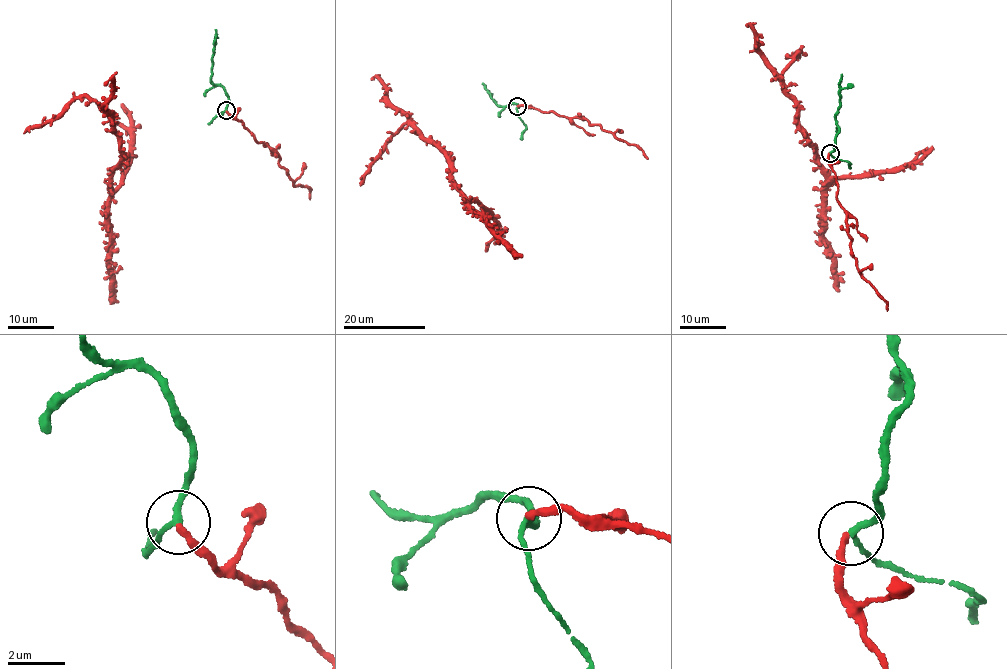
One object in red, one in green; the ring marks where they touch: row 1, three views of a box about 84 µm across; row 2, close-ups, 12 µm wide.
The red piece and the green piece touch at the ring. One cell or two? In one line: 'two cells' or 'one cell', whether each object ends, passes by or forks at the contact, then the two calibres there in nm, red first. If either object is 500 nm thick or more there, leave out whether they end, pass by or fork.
one cell; red ends there; green passes by; 240 nm thick on the red side, 190 nm on the other

